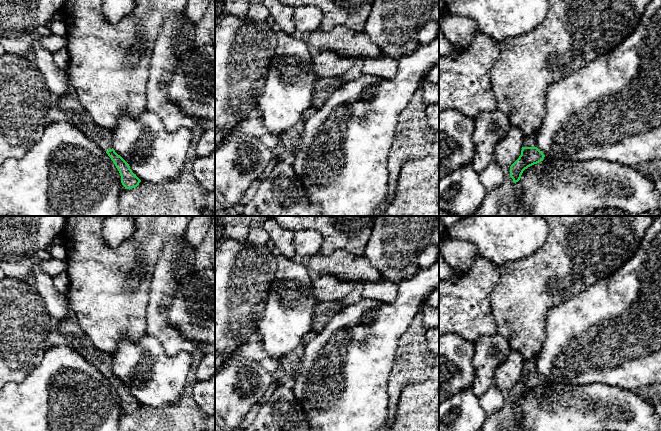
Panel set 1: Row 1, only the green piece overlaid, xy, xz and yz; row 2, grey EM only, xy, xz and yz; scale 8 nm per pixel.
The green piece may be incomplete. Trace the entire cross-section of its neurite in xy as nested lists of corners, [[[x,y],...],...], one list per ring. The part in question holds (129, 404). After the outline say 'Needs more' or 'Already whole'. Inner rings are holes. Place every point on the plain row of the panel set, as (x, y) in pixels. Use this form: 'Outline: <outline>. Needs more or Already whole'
Outline: [[[69,305],[67,316],[58,321],[57,330],[68,340],[72,349],[108,378],[120,397],[121,407],[125,413],[132,413],[139,409],[141,404],[132,396],[129,388],[112,372],[111,355],[104,353],[93,345],[81,329],[77,317]]]. Needs more

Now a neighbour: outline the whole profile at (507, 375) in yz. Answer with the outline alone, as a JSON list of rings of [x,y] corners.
[[[511,348],[506,359],[496,368],[492,386],[501,392],[510,391],[521,379],[524,360],[520,353]]]

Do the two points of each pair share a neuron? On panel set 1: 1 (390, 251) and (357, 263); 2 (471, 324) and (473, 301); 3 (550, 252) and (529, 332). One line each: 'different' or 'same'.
1: different
2: same
3: same

